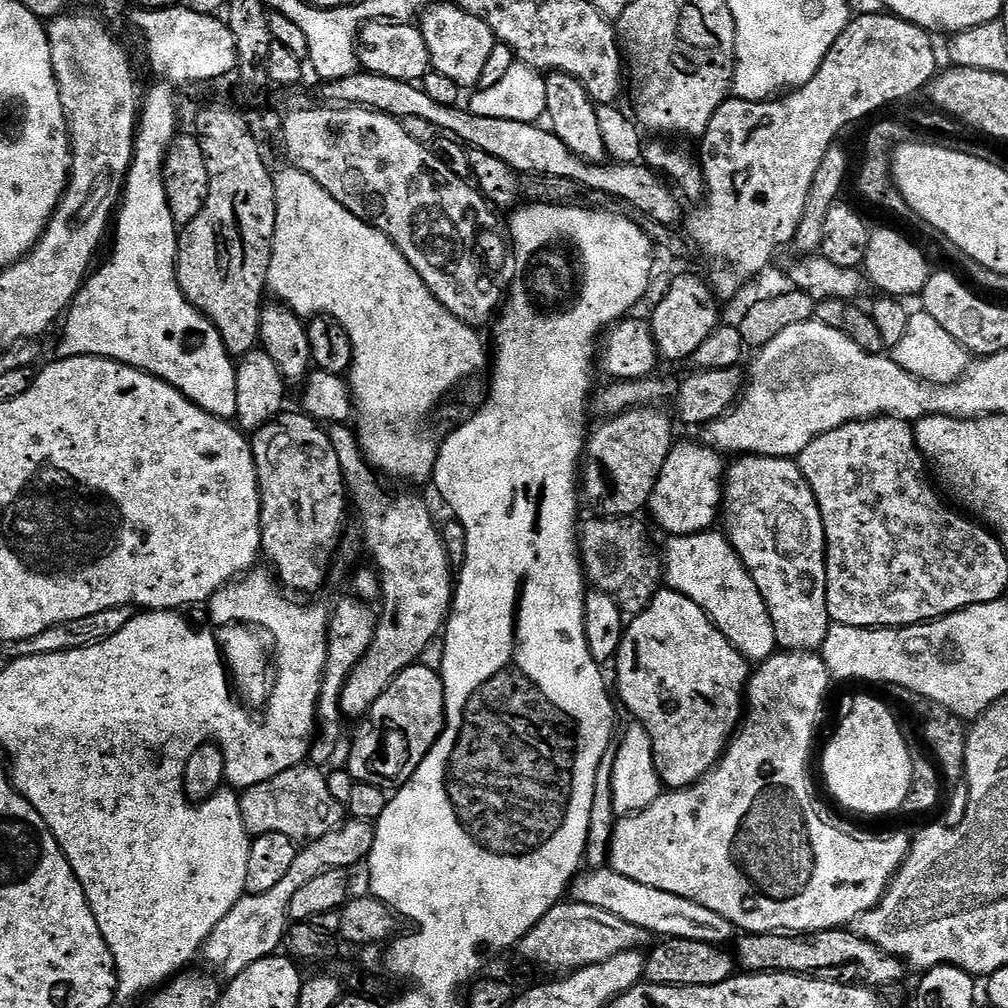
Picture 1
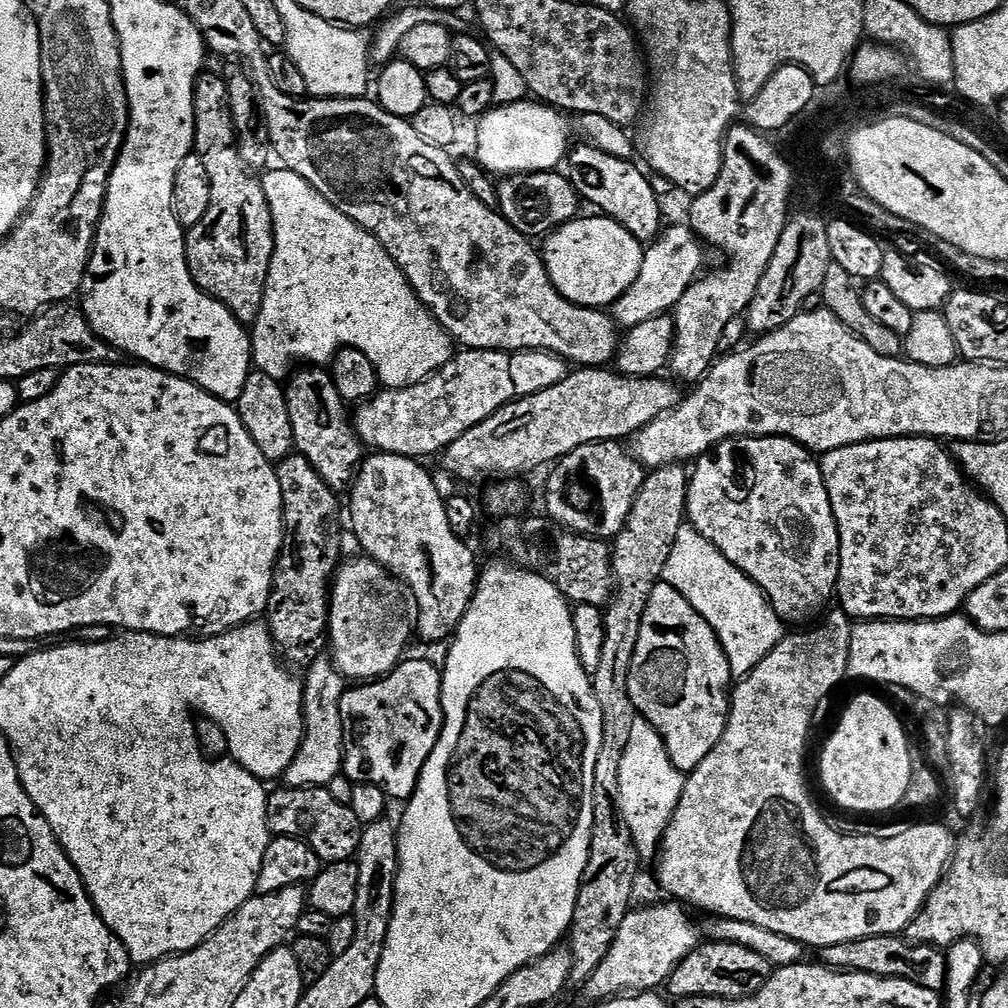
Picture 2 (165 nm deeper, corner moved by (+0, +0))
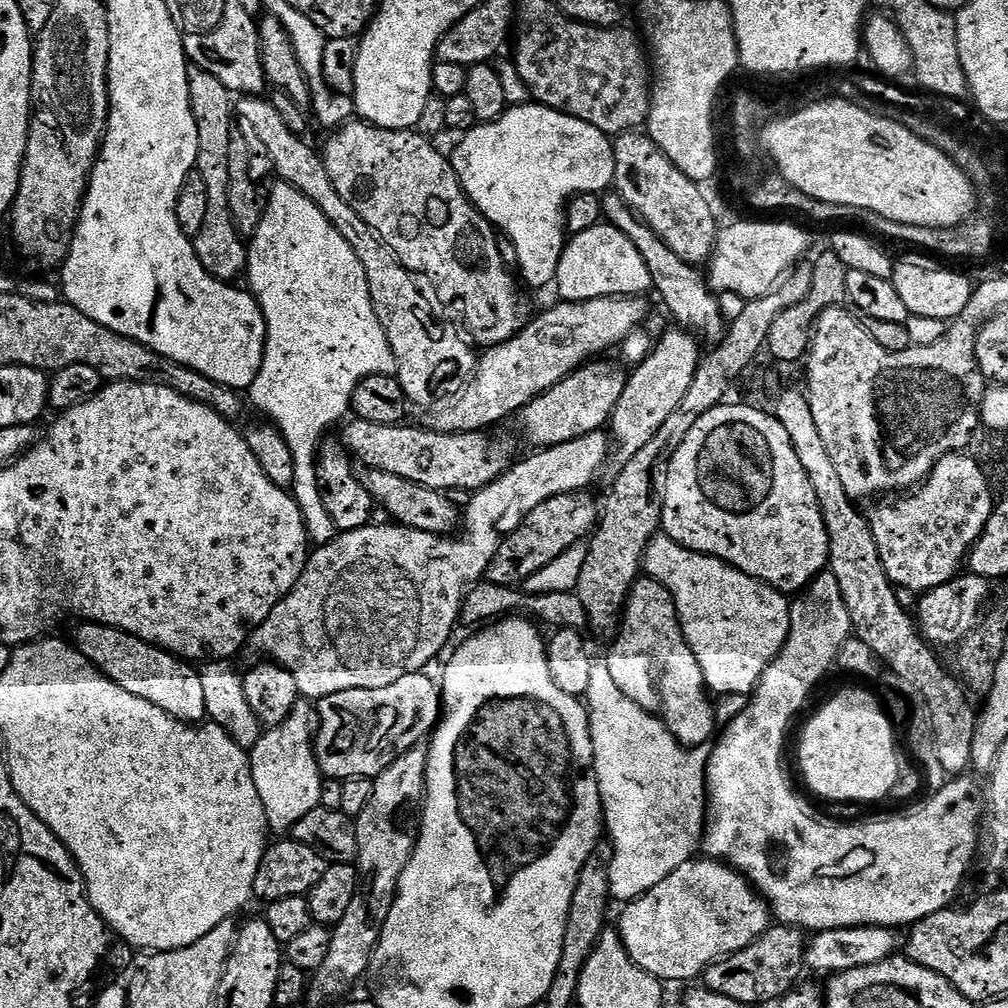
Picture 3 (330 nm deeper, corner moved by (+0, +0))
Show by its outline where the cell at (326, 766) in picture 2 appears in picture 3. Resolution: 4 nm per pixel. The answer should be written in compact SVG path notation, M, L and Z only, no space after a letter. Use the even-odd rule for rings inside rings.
M301 698L297 702L286 722L267 729L261 735L260 741L250 749L250 757L254 784L268 815L268 827L273 833L291 833L292 827L302 822L310 810L321 807L325 781L320 763L316 761L314 708L307 699Z

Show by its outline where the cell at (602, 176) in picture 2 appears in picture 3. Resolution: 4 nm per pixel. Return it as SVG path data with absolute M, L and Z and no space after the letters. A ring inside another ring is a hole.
M608 194L603 197L603 219L612 227L617 228L630 242L634 242L634 250L642 254L642 262L646 262L646 270L650 270L650 278L655 295L660 295L664 299L664 304L668 307L668 312L673 316L675 323L685 330L694 330L697 337L705 341L719 342L724 339L726 331L726 321L720 313L720 301L717 293L703 280L695 267L686 263L674 250L670 250L662 242L654 230L644 223L619 194Z

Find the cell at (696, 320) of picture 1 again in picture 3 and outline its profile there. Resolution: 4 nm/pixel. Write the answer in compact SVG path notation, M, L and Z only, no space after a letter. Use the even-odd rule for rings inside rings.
M589 362L577 368L565 380L534 397L519 413L520 428L533 444L533 449L553 448L562 442L599 432L611 421L612 411L614 406L618 406L618 398L622 398L629 373L612 364L596 363L600 362Z

